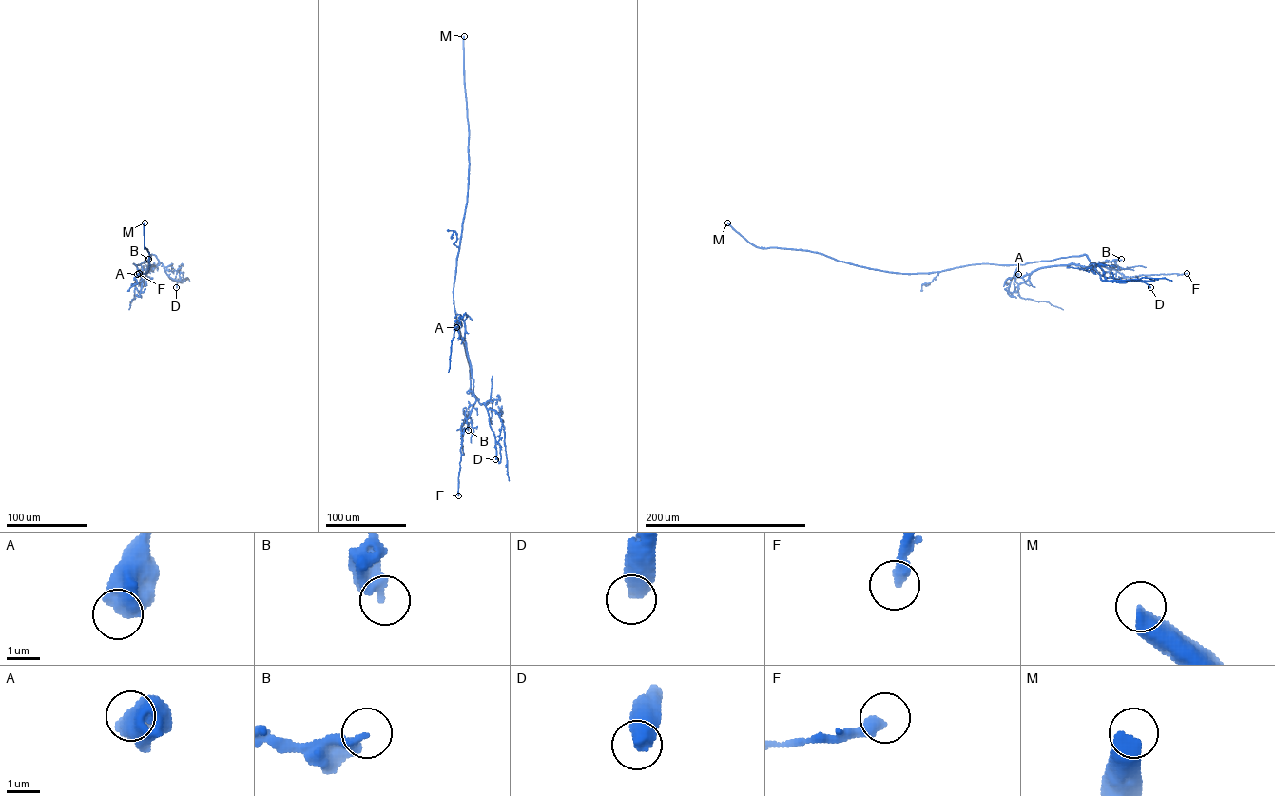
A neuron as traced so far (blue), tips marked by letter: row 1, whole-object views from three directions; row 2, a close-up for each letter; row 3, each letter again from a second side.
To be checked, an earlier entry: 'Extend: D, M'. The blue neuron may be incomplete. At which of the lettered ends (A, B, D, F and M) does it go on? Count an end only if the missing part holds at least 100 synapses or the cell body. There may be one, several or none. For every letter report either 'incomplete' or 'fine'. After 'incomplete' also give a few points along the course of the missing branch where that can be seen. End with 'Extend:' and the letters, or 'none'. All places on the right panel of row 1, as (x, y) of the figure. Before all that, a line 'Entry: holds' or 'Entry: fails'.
Entry: holds
A: fine
B: fine
D: incomplete
F: fine
M: incomplete
Extend: D, M

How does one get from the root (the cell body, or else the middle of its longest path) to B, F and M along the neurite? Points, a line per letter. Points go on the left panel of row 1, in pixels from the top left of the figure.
B: (133, 263), (140, 264), (153, 254), (159, 264), (150, 268), (148, 259)
F: (133, 263), (148, 260), (151, 254), (158, 260), (158, 264), (141, 272), (142, 277), (139, 273)
M: (133, 263), (141, 273), (148, 271), (149, 254), (144, 247), (144, 223)

